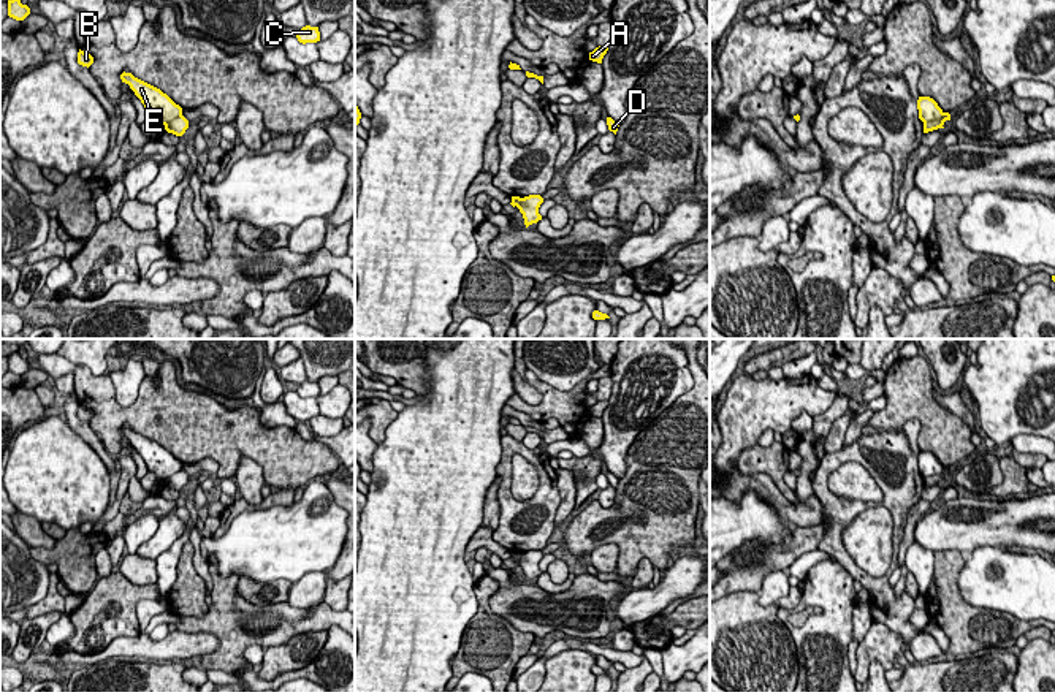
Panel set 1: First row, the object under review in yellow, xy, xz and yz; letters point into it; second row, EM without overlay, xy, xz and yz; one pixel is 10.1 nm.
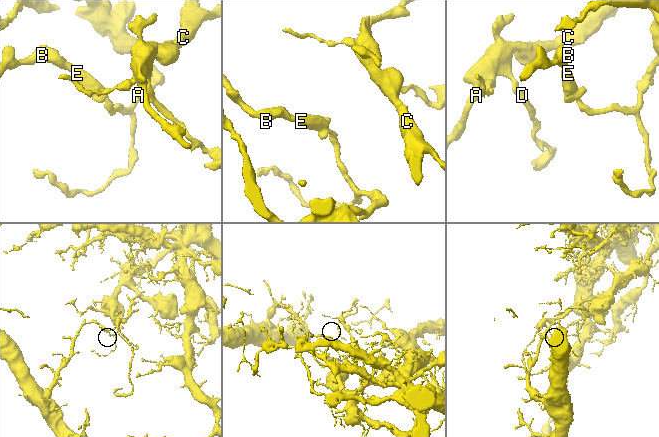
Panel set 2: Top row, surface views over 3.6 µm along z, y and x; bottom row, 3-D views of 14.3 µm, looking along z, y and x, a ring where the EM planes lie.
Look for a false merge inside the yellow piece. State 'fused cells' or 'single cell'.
fused cells

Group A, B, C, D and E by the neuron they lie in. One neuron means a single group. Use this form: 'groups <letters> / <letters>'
groups A C D / B E

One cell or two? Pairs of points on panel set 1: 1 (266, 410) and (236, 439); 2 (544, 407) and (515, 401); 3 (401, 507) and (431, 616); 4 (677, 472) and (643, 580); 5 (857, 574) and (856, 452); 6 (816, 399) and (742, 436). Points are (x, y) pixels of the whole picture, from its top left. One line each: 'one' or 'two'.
1: two
2: one
3: one
4: two
5: one
6: one

